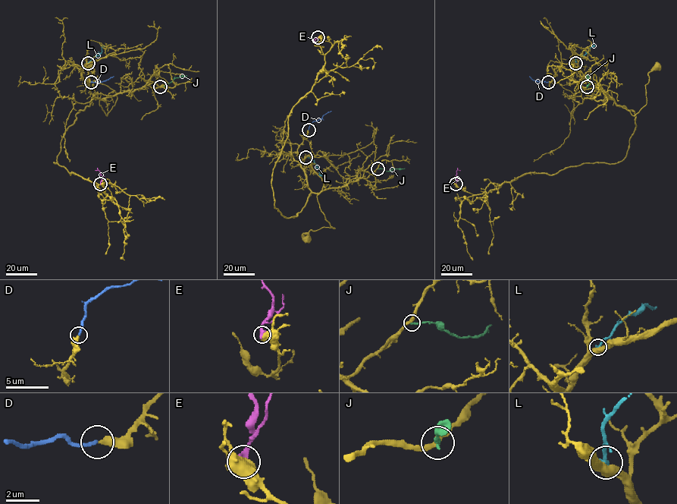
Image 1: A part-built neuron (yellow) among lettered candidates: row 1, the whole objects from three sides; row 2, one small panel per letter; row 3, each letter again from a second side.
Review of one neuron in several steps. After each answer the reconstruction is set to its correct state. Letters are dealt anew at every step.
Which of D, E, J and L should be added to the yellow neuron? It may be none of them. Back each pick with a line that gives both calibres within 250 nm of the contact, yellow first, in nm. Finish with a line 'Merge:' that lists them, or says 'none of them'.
D: 400 nm thick on the yellow side, 200 nm on the other
Merge: D

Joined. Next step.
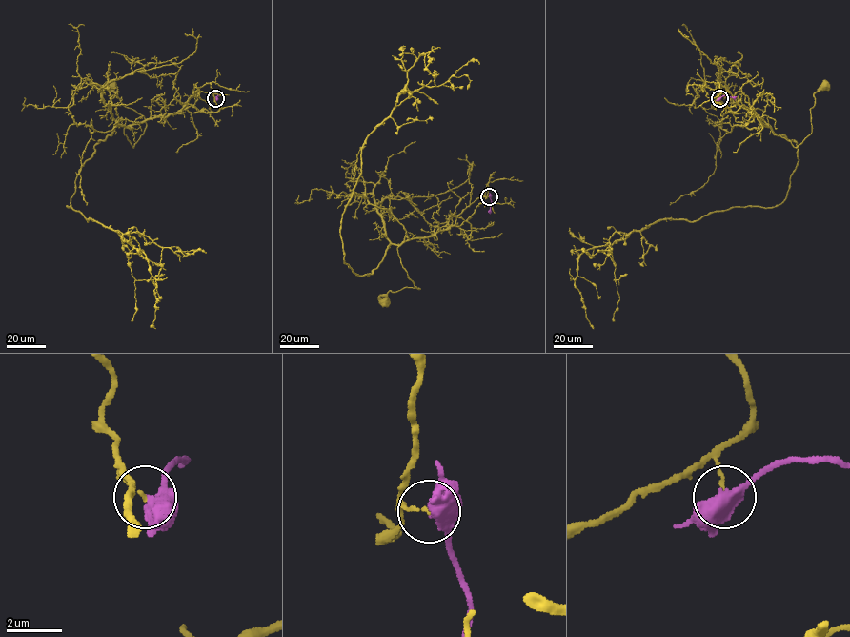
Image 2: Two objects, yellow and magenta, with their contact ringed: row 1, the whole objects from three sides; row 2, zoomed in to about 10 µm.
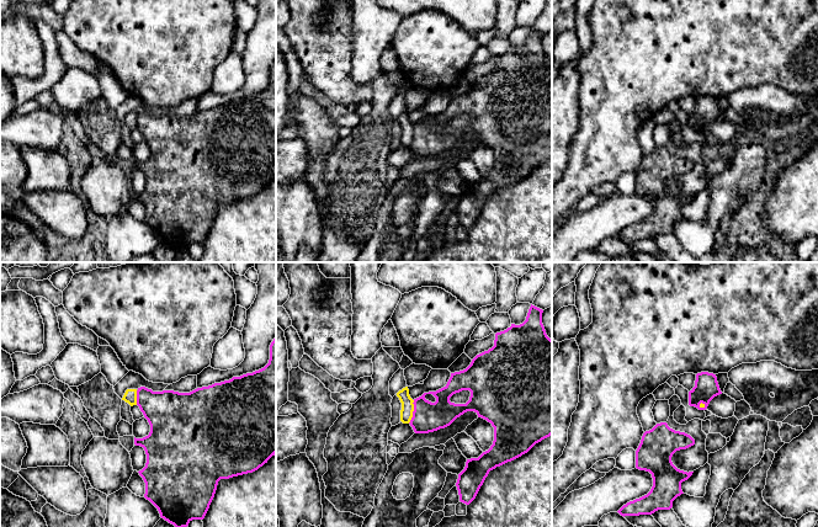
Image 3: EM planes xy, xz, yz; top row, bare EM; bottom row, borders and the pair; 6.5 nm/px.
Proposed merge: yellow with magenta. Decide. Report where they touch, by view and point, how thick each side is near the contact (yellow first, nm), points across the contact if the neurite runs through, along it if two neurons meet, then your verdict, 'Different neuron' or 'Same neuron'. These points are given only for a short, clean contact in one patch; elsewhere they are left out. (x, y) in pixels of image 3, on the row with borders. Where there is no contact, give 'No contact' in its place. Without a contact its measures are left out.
Touches yellow at xz (413, 410). Thickness 80 nm (yellow) against 200 nm. Boundary: xz (414, 400), (413, 416), (408, 422). Different neuron

